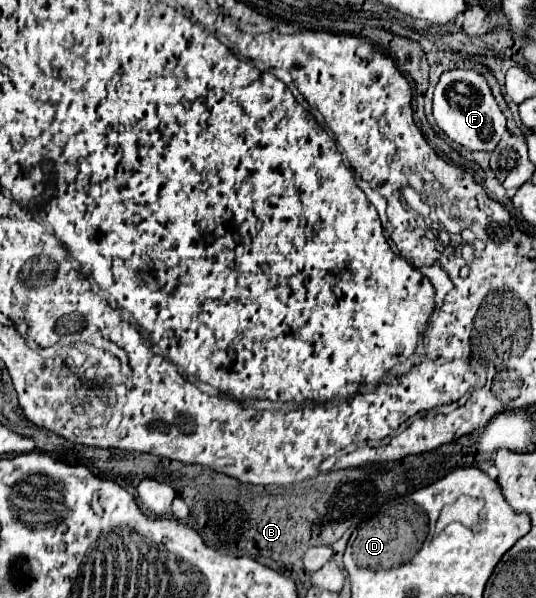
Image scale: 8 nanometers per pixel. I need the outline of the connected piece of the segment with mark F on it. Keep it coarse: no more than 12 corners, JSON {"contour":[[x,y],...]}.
{"contour":[[450,70],[434,88],[434,120],[468,150],[506,132],[486,78]]}

